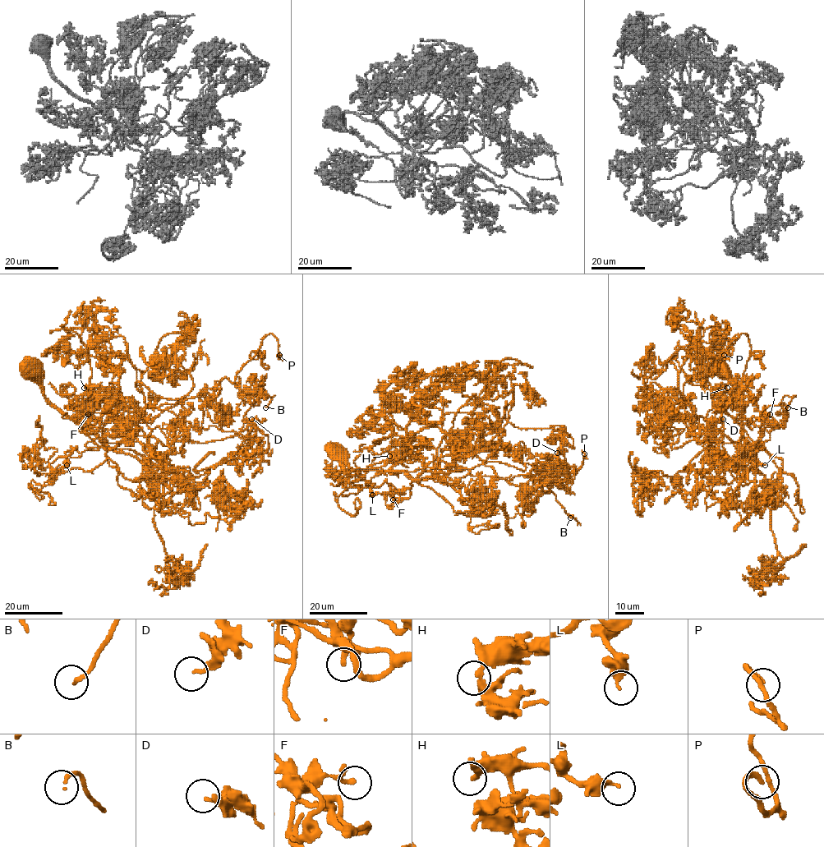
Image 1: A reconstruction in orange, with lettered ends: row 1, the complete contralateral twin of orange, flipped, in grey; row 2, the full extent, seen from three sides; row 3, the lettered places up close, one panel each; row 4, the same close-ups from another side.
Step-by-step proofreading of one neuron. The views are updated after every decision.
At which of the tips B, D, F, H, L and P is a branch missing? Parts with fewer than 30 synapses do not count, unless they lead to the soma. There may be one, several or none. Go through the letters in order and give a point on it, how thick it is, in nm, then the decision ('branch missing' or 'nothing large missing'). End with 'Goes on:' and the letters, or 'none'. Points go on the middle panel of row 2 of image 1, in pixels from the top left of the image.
B: place (570, 517); calibre 160 nm; branch missing
D: place (557, 453); calibre 180 nm; nothing large missing
F: place (393, 499); calibre 140 nm; branch missing
H: place (389, 456); calibre 170 nm; nothing large missing
L: place (372, 494); calibre 280 nm; nothing large missing
P: place (584, 453); calibre 190 nm; branch missing
Goes on: B, F, P

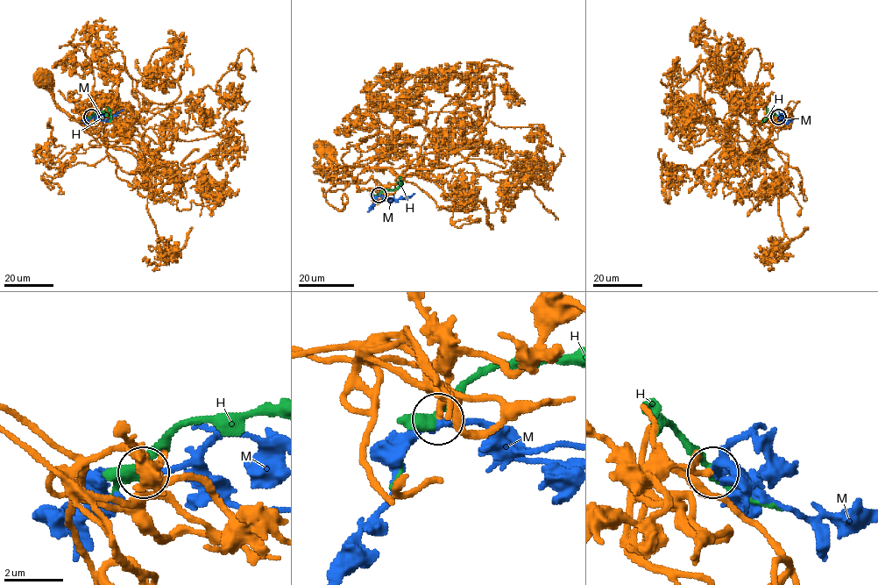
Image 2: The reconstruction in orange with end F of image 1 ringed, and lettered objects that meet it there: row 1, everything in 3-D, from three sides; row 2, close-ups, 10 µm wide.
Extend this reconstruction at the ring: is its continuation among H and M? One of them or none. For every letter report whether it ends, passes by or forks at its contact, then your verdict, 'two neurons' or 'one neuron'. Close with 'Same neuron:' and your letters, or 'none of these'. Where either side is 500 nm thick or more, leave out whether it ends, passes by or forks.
H: it forks; two neurons
M: it passes by; one neuron
Same neuron: M

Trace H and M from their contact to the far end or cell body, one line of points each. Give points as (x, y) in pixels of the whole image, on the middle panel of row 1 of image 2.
H: (378, 195), (384, 190), (395, 189), (400, 183), (397, 181)
M: (378, 195), (398, 199), (407, 197), (414, 193)

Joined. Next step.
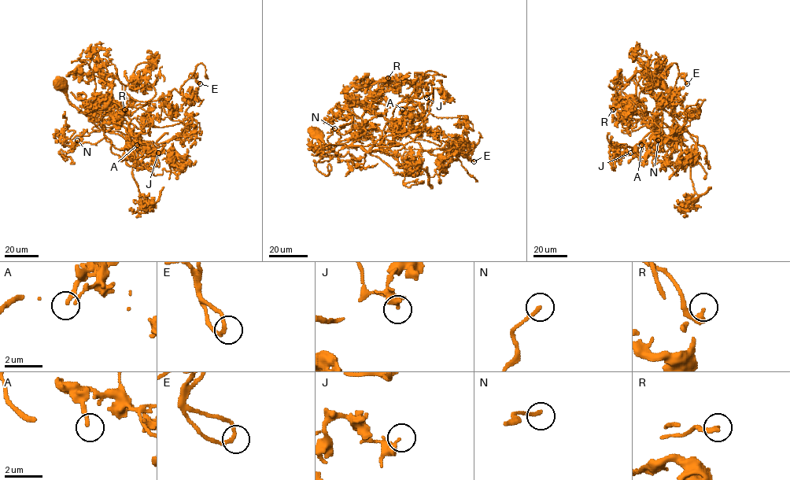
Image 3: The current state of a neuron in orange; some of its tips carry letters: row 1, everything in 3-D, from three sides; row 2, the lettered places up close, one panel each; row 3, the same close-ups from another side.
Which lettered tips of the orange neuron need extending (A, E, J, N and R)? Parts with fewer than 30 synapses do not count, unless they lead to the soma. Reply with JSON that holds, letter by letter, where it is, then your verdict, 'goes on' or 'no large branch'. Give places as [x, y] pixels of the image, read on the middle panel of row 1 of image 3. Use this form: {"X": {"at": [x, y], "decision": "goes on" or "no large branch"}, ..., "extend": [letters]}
{"A": {"at": [402, 109], "decision": "no large branch"}, "E": {"at": [474, 161], "decision": "no large branch"}, "J": {"at": [426, 97], "decision": "no large branch"}, "N": {"at": [334, 128], "decision": "goes on"}, "R": {"at": [388, 78], "decision": "no large branch"}, "extend": ["N"]}

